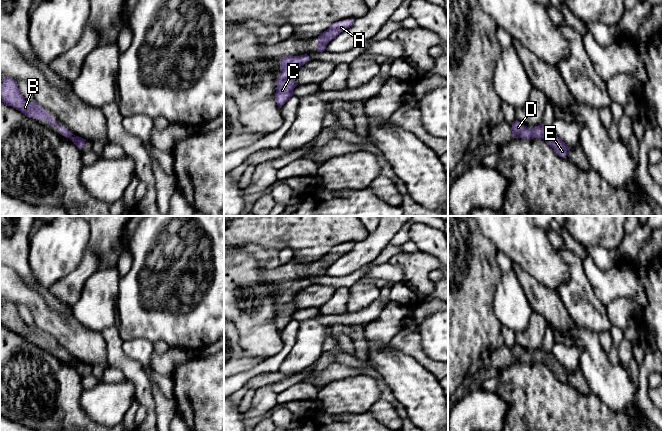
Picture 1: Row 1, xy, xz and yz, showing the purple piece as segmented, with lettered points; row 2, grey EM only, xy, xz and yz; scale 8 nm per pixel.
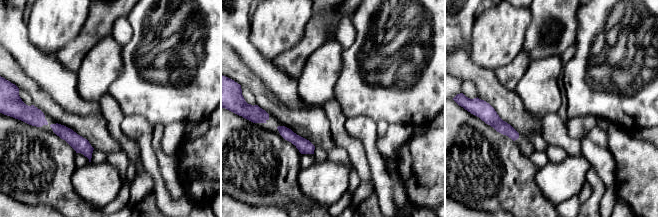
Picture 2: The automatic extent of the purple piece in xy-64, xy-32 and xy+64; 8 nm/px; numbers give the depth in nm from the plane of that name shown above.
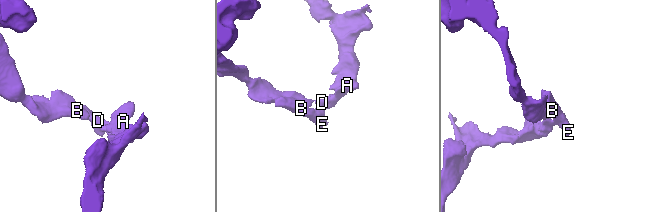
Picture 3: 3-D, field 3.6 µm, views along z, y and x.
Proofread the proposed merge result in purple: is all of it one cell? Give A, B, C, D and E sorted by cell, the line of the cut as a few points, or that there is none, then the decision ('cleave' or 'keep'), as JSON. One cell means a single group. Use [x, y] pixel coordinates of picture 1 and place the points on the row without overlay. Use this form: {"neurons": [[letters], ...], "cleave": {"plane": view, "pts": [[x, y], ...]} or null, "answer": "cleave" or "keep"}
{"neurons": [["A", "B", "C", "D", "E"]], "cleave": null, "answer": "keep"}

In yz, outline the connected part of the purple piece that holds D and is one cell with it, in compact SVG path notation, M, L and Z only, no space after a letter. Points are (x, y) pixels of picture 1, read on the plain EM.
M514 345L512 348L512 360L513 362L523 363L543 363L554 375L560 380L565 382L570 372L561 364L551 352L546 351L543 347L530 353L519 345Z

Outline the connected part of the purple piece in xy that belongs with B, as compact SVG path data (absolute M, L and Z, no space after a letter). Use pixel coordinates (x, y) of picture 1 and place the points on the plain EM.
M7 300L4 302L0 308L0 324L33 343L46 344L48 347L54 348L61 358L71 363L79 373L84 371L86 363L79 360L73 361L73 357L67 352L58 350L51 339L36 325L26 325L19 315L17 305L14 303Z

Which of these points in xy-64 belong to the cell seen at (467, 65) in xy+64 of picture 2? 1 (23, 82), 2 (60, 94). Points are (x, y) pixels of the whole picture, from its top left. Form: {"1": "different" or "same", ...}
{"1": "same", "2": "different"}

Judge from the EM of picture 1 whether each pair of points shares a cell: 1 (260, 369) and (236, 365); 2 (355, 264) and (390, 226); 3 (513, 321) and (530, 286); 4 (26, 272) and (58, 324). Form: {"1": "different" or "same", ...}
{"1": "different", "2": "same", "3": "different", "4": "different"}

